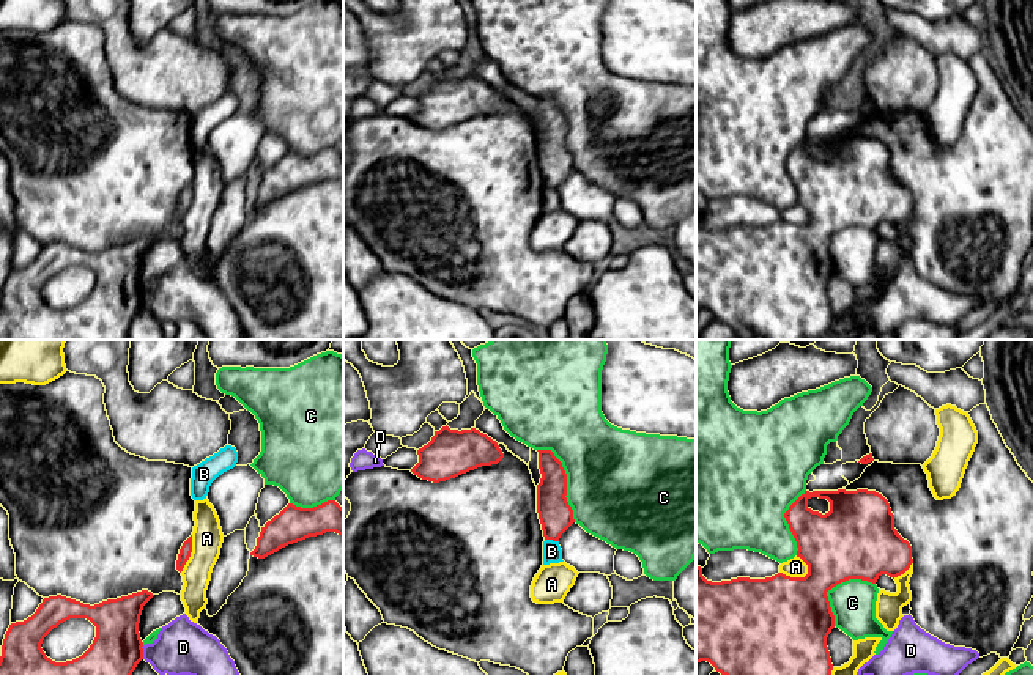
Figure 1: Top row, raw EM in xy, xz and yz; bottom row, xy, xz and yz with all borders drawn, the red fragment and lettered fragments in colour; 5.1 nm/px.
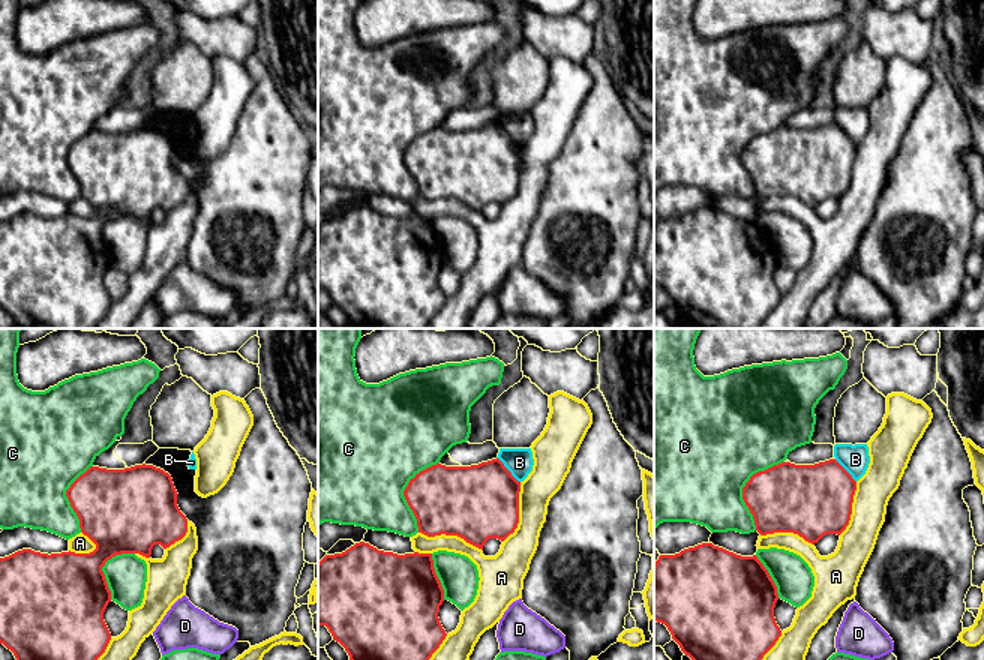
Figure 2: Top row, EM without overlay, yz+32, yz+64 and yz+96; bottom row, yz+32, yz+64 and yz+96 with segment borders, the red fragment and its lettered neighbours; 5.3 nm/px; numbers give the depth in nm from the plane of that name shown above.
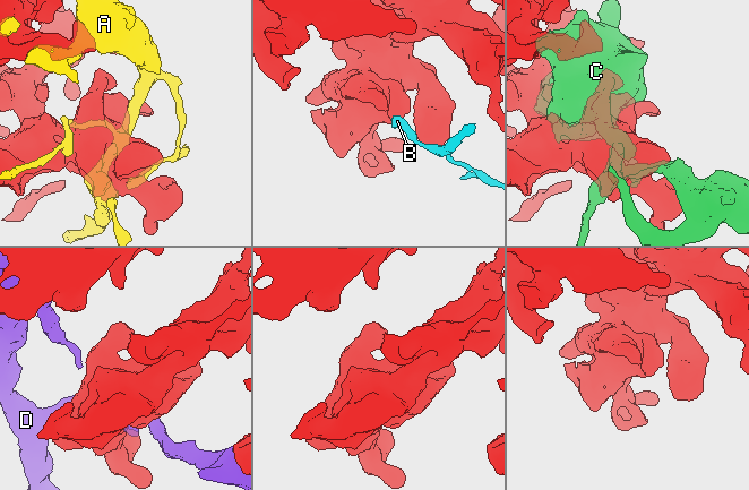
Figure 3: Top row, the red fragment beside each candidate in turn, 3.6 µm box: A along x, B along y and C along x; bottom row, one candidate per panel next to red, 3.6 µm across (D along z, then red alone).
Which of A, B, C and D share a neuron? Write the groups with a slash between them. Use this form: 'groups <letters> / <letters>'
groups A / B / C / D

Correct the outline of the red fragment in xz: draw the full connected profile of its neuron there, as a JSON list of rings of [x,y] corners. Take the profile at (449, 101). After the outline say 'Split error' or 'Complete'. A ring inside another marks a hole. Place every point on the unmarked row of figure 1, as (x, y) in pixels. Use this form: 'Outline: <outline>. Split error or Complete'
Outline: [[[447,72],[435,79],[431,88],[417,98],[419,110],[414,123],[433,131],[455,126],[482,113],[498,112],[504,101],[498,90],[471,77],[450,77]]]. Complete

